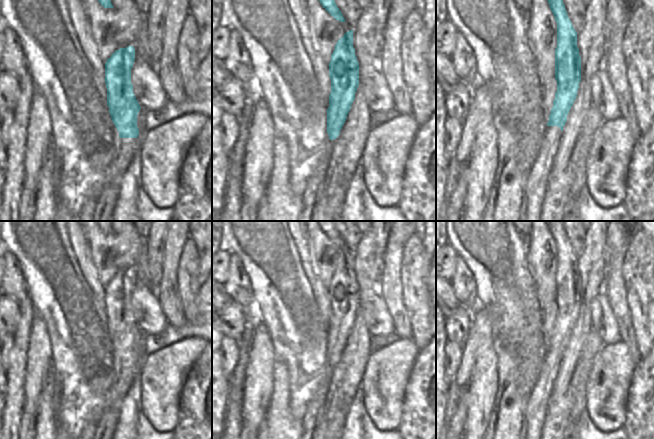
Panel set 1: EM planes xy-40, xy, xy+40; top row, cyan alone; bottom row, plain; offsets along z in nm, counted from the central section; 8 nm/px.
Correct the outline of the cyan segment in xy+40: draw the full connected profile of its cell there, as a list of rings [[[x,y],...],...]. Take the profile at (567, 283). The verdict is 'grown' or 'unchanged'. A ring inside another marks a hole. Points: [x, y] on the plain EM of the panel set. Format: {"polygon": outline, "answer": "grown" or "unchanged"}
{"polygon": [[[546,221],[557,247],[555,303],[557,315],[539,379],[527,401],[527,439],[540,439],[547,405],[567,339],[577,321],[581,305],[581,281],[575,255],[565,233],[563,221]]], "answer": "grown"}

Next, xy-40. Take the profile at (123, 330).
{"polygon": [[[133,270],[116,274],[105,287],[107,329],[120,362],[137,362],[137,339],[141,333],[131,307],[131,293],[135,285]]], "answer": "unchanged"}

